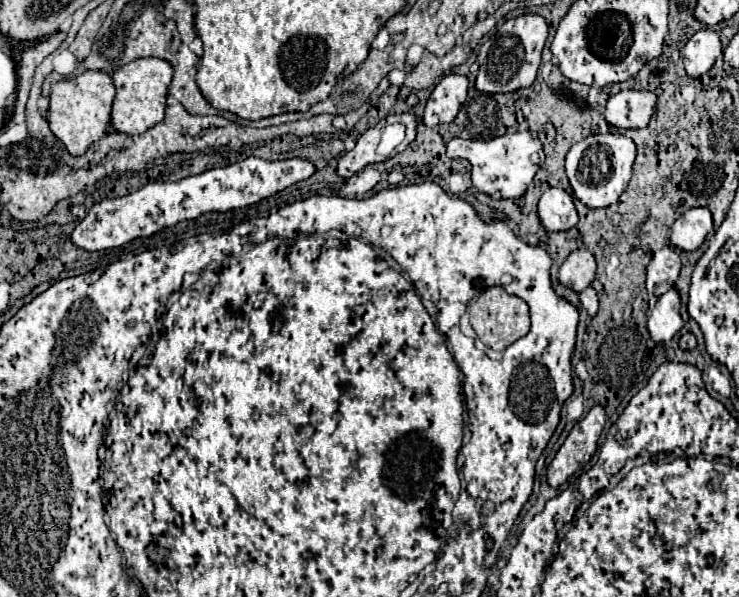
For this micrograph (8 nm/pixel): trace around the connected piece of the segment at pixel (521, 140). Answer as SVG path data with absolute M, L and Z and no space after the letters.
M516 132L516 134L508 134L488 142L452 138L446 144L446 154L470 160L472 184L476 186L478 192L484 192L494 200L522 198L528 184L532 182L534 174L540 170L540 164L542 164L542 144L534 136L534 132Z

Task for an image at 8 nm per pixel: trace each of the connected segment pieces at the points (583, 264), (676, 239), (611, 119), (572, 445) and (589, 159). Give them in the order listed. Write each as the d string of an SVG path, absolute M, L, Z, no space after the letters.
M576 250L560 266L558 280L566 288L570 288L574 292L582 292L584 288L588 288L592 284L594 272L596 272L594 254L590 250Z
M690 208L672 226L670 242L686 252L698 250L712 232L712 214L706 208Z
M624 90L606 102L604 118L616 128L644 128L654 114L656 96L642 90Z
M594 406L582 420L576 422L566 442L556 452L548 466L546 480L552 488L562 486L576 470L590 462L598 448L598 438L606 424L606 414L602 406Z
M598 134L588 136L574 144L566 156L566 176L572 186L574 196L590 208L606 208L614 202L618 202L620 194L626 190L630 176L632 176L632 164L636 158L636 144L620 134Z

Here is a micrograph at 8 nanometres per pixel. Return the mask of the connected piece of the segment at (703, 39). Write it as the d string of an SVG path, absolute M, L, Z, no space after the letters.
M704 28L696 32L682 50L686 74L690 78L700 78L704 72L708 72L714 66L714 60L720 54L722 54L722 44L716 30Z

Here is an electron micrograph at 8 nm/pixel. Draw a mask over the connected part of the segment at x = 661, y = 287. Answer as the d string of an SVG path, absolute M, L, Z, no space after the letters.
M664 246L654 254L654 258L648 264L648 278L646 278L648 292L654 296L662 296L674 286L678 274L680 274L680 256L674 248Z

